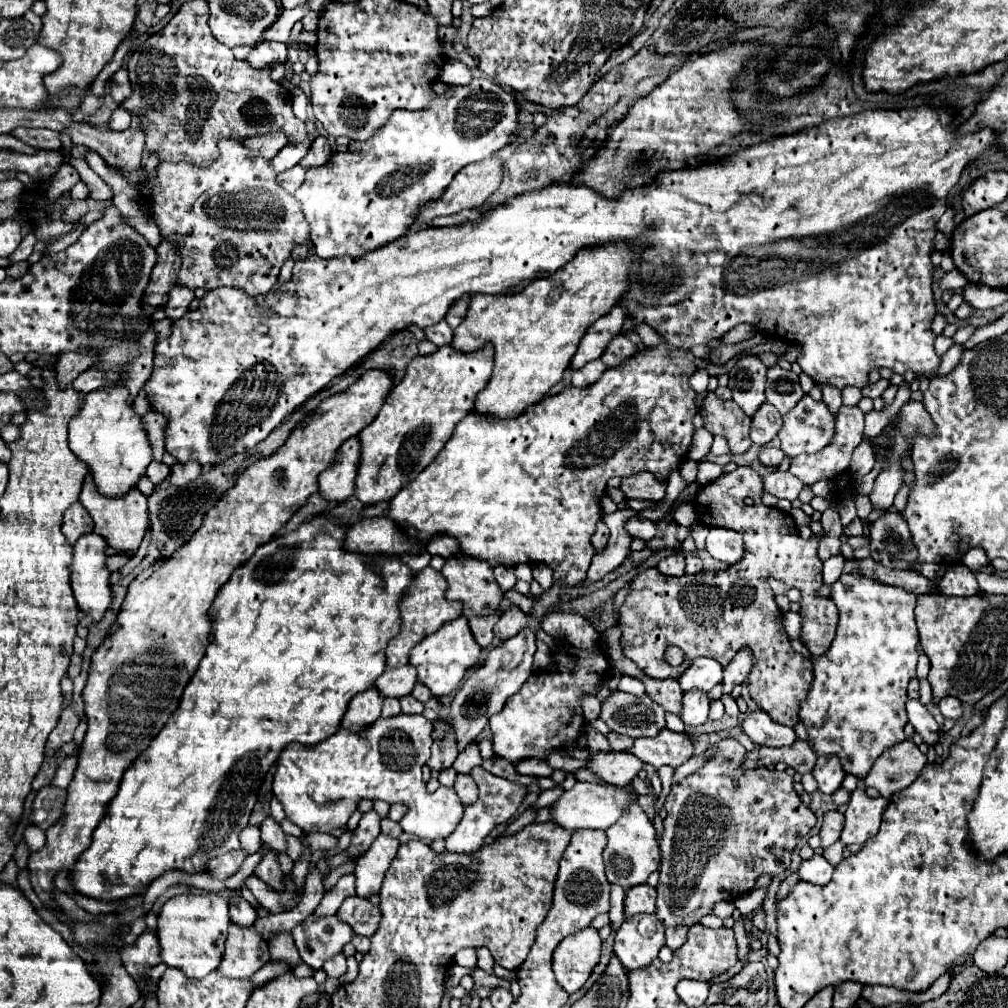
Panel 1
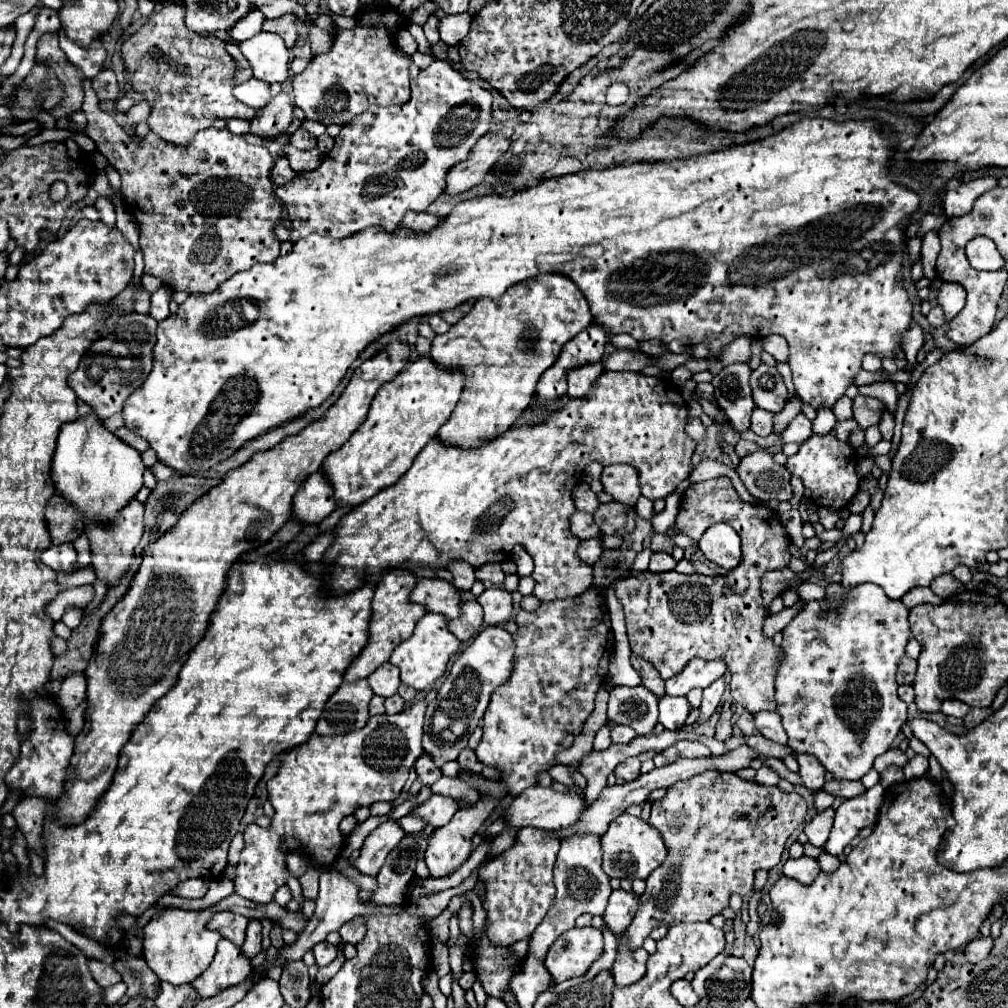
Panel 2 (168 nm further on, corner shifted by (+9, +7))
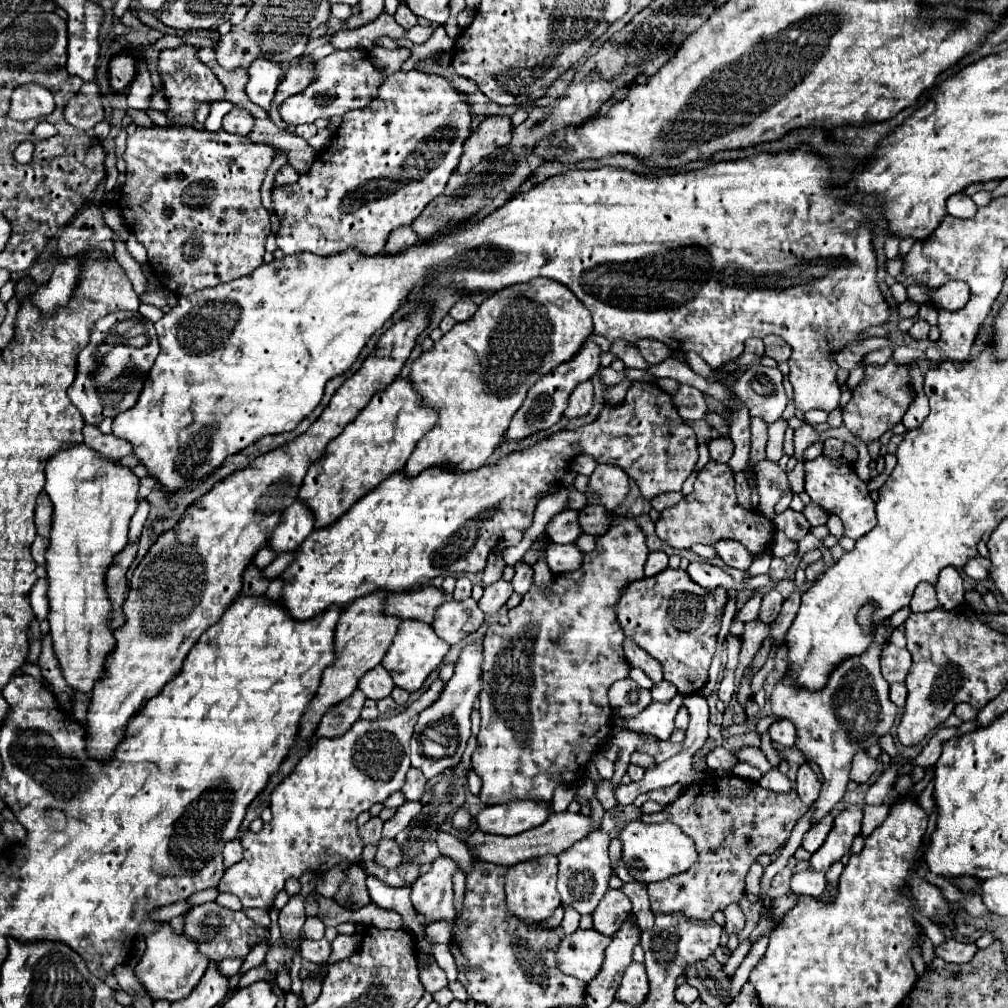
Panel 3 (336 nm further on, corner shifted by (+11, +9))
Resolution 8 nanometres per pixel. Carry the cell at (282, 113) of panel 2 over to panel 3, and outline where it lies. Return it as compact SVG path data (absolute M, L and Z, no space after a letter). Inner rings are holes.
M306 59L306 61L298 61L296 65L292 65L282 81L278 85L272 105L279 106L286 99L296 95L306 89L306 85L310 85L310 81L314 81L314 59Z

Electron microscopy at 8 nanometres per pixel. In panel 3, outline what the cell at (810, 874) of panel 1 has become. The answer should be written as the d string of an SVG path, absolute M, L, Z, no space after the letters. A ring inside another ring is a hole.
M800 871L792 877L792 891L794 893L802 893L802 895L812 895L812 897L820 897L826 889L826 877L822 873L816 871Z

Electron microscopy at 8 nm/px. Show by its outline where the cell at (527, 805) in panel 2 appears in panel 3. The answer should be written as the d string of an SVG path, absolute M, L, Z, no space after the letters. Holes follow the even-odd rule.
M510 801L510 805L484 807L474 817L474 825L478 831L492 835L518 835L526 829L542 825L548 815L550 805L536 801Z

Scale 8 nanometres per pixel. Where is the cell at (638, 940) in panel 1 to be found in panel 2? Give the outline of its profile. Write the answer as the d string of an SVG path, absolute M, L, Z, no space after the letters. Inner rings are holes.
M624 933L616 935L616 961L614 961L614 981L616 987L630 985L644 977L646 973L646 959L648 953L644 949L628 951L628 943L624 943Z

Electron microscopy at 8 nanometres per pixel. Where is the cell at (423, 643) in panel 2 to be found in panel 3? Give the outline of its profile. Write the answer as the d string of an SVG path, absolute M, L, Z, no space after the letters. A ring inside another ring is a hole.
M406 619L406 621L402 621L398 625L398 633L396 633L394 641L390 643L390 649L388 649L386 657L382 659L382 667L390 673L396 687L414 693L414 691L418 691L422 687L426 677L440 665L440 661L444 659L448 649L450 649L450 645L446 645L434 633L434 629L430 625Z

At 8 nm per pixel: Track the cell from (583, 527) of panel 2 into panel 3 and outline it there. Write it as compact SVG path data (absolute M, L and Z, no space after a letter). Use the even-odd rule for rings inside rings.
M560 511L546 525L546 537L550 537L552 543L574 543L580 533L578 511Z

